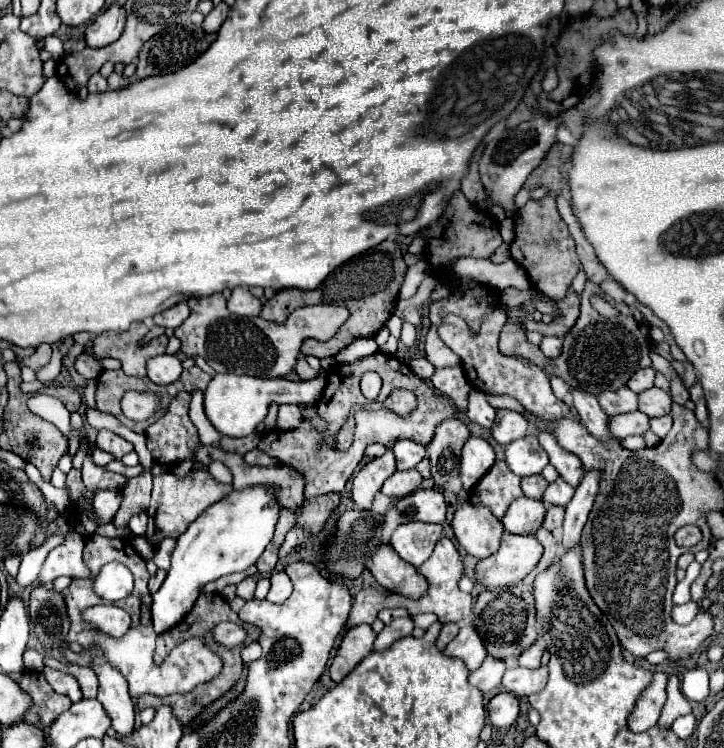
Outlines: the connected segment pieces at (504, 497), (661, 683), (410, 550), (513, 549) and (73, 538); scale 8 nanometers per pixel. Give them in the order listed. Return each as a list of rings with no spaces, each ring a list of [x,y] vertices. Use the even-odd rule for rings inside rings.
[[[498,460],[486,476],[472,488],[470,502],[490,508],[496,518],[504,518],[508,506],[522,496],[520,478],[510,472],[508,464]]]
[[[654,672],[652,684],[644,690],[644,696],[640,696],[636,708],[628,716],[628,728],[632,732],[644,732],[656,726],[660,710],[666,702],[666,680],[668,676],[664,672]]]
[[[408,522],[408,524],[400,524],[392,538],[390,538],[390,546],[396,550],[396,554],[412,564],[412,566],[420,566],[424,564],[436,542],[442,538],[442,526],[440,524],[426,524],[426,522]]]
[[[504,532],[500,550],[478,562],[476,578],[486,588],[514,586],[536,568],[542,552],[542,544],[532,534],[518,536]]]
[[[70,530],[66,534],[66,542],[50,550],[40,572],[40,582],[52,582],[58,576],[88,578],[90,570],[84,564],[82,548],[84,548],[84,536],[78,534],[76,530]]]

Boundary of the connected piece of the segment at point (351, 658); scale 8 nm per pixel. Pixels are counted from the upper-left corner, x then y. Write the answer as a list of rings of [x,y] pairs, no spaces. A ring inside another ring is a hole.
[[[360,624],[360,626],[350,628],[344,634],[340,648],[332,660],[330,678],[334,682],[340,682],[346,674],[350,674],[356,668],[356,664],[372,650],[374,640],[376,640],[376,632],[368,624]]]

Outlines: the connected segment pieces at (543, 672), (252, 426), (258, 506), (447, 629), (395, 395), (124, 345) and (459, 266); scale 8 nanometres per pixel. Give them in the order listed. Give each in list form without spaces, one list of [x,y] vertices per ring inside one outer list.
[[[512,666],[506,670],[502,678],[504,690],[514,692],[516,696],[530,696],[542,692],[546,684],[548,684],[548,666],[540,666],[536,670]]]
[[[216,374],[206,392],[204,392],[204,408],[208,420],[224,434],[224,436],[248,436],[256,432],[256,426],[266,418],[268,406],[274,404],[316,404],[324,390],[322,378],[306,380],[306,382],[290,382],[286,378],[256,378],[256,376],[238,376],[238,374]]]
[[[266,484],[232,490],[226,500],[206,508],[204,514],[200,514],[196,522],[192,522],[190,528],[178,536],[176,548],[172,550],[170,572],[160,590],[152,596],[154,632],[162,634],[174,628],[192,610],[200,590],[208,582],[250,568],[272,540],[276,522],[280,518],[280,508],[282,504],[276,496],[276,488]]]
[[[444,624],[442,630],[440,630],[440,634],[438,634],[438,640],[436,640],[436,644],[440,646],[440,650],[444,650],[446,644],[456,638],[456,634],[458,634],[458,624]]]
[[[396,390],[382,404],[372,402],[372,404],[366,406],[366,410],[380,410],[380,408],[392,410],[398,416],[408,416],[416,408],[416,396],[412,392],[408,392],[408,390]]]
[[[140,322],[136,324],[136,332],[128,330],[124,334],[116,334],[116,332],[104,332],[98,334],[94,338],[94,354],[96,356],[114,356],[116,360],[122,362],[122,370],[128,376],[136,376],[136,378],[146,378],[146,362],[152,356],[160,356],[166,350],[168,338],[160,336],[154,338],[148,346],[140,348],[138,340],[148,332],[148,328]]]
[[[464,258],[456,260],[456,266],[452,268],[456,276],[472,276],[480,284],[488,284],[492,288],[504,290],[508,286],[512,288],[528,288],[528,276],[524,276],[524,268],[516,264],[514,260],[506,260],[504,264],[494,264],[490,260],[476,260],[476,258]]]

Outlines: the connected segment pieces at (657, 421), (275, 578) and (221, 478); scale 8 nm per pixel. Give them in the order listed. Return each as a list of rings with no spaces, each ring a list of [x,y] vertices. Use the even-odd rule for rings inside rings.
[[[660,416],[660,418],[650,418],[650,430],[662,440],[672,428],[672,416]]]
[[[274,572],[270,576],[270,582],[272,582],[272,586],[270,586],[270,592],[266,596],[268,602],[280,604],[280,602],[284,602],[292,594],[292,582],[286,576],[286,572]]]
[[[214,461],[208,467],[208,471],[218,482],[232,484],[232,474],[222,462]]]

